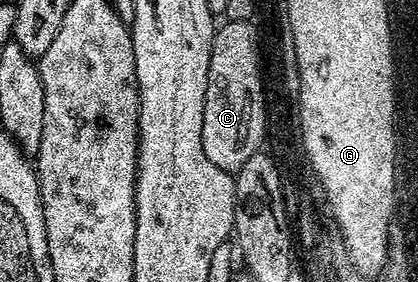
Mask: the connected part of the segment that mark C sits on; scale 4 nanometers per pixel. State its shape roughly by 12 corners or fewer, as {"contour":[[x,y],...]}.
{"contour":[[252,21],[211,44],[203,152],[236,172],[267,138]]}

